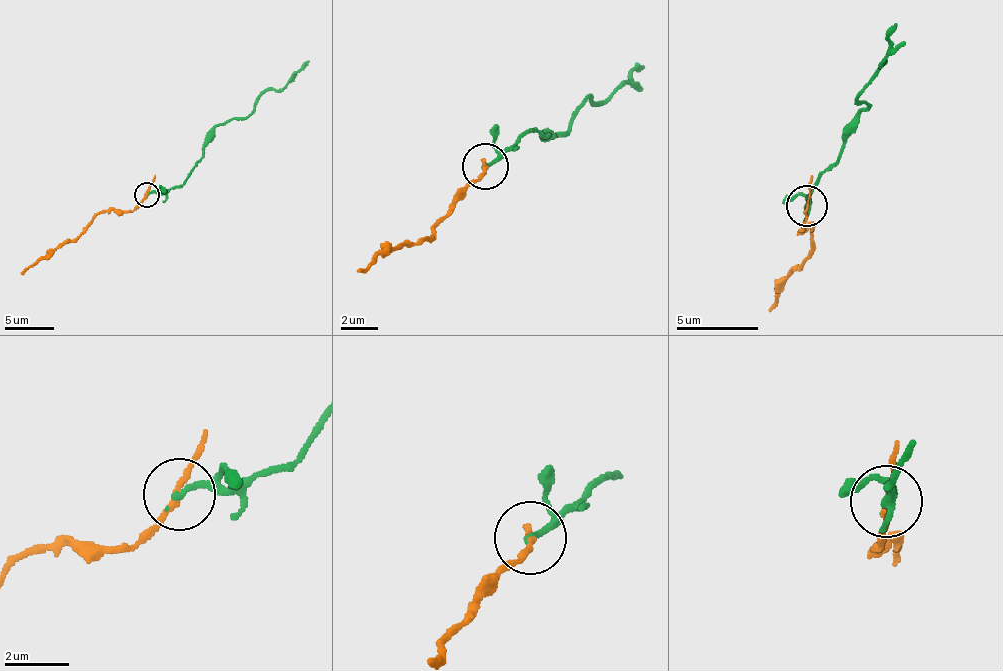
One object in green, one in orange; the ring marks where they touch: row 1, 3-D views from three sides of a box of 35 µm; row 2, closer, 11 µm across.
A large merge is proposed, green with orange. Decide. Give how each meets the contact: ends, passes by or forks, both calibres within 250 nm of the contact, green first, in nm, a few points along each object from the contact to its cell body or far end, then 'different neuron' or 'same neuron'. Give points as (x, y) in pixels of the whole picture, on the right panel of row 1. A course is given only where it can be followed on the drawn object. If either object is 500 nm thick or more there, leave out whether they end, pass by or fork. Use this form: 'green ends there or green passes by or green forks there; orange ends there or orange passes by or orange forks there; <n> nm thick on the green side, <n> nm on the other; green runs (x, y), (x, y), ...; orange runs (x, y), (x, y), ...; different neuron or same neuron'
green ends there; orange passes by; 200 nm thick on the green side, 170 nm on the other; green runs (808, 205), (819, 177), (837, 162), (841, 138), (867, 110), (856, 98), (882, 63), (897, 23); orange runs (808, 205), (803, 231), (810, 226), (813, 232), (802, 265), (794, 263), (774, 287), (770, 312); different neuron

